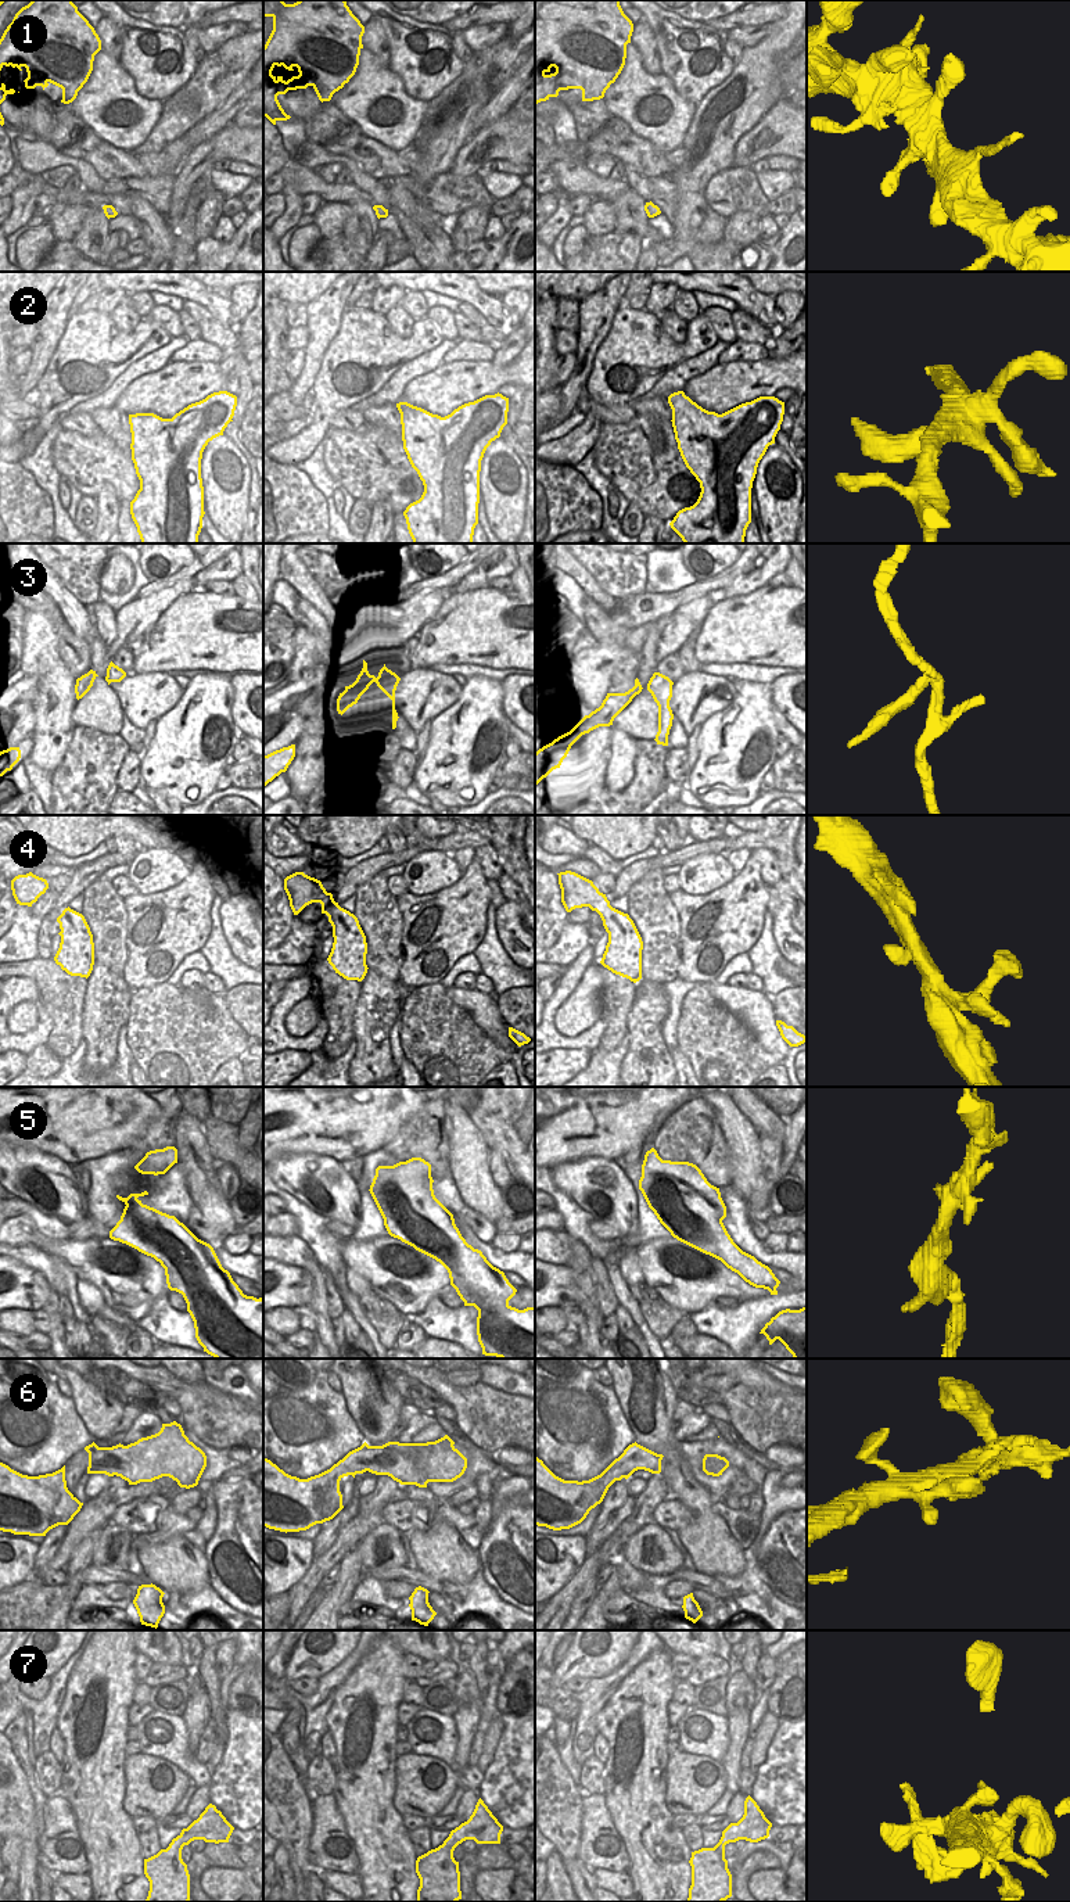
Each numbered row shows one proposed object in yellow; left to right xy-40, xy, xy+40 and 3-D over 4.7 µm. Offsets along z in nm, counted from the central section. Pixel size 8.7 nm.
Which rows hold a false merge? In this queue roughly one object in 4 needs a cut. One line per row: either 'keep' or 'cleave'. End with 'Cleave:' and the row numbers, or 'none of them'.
1: cleave
2: keep
3: cleave
4: keep
5: keep
6: keep
7: keep
Cleave: 1, 3

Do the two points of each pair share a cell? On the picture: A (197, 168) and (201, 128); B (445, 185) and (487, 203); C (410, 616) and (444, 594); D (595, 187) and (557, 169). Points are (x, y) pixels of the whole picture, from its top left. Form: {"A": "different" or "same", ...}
{"A": "different", "B": "same", "C": "same", "D": "same"}

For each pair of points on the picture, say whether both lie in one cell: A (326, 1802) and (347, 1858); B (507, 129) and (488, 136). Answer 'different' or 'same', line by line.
A: same
B: same

